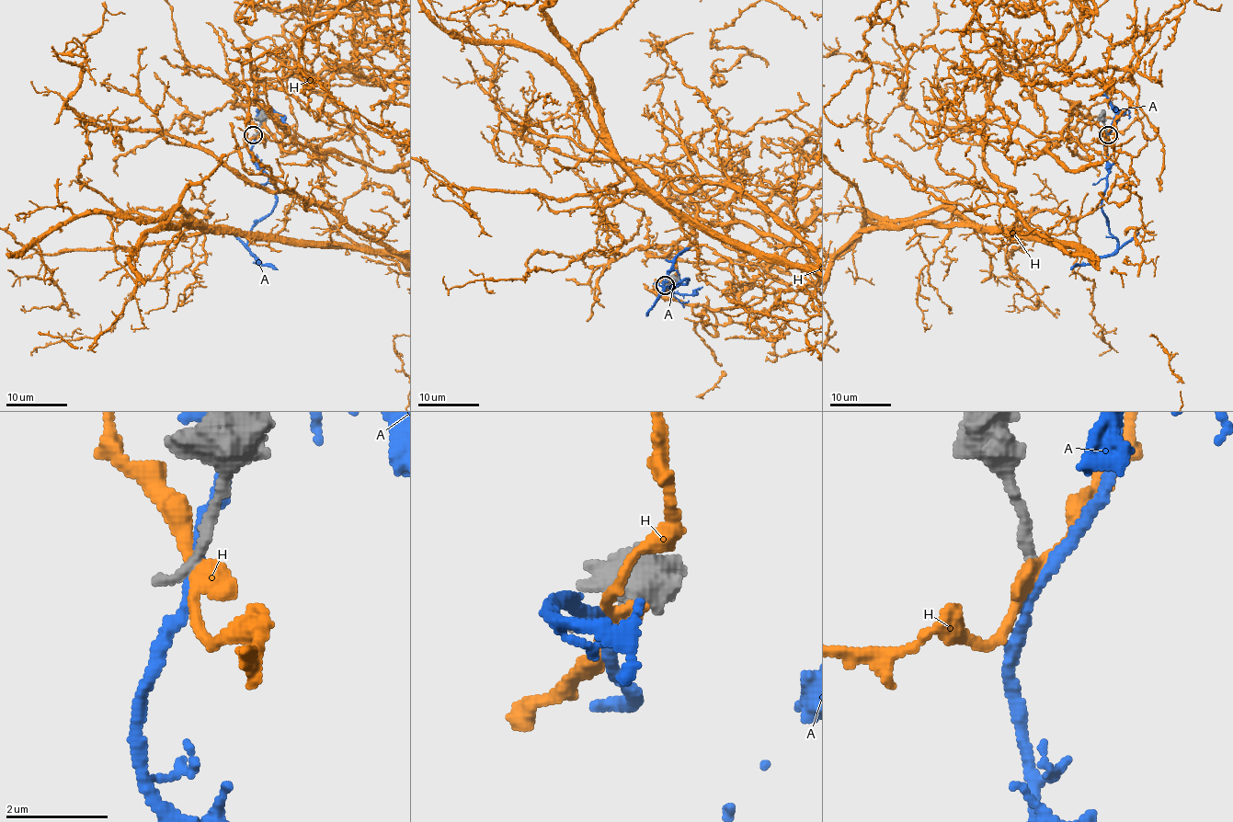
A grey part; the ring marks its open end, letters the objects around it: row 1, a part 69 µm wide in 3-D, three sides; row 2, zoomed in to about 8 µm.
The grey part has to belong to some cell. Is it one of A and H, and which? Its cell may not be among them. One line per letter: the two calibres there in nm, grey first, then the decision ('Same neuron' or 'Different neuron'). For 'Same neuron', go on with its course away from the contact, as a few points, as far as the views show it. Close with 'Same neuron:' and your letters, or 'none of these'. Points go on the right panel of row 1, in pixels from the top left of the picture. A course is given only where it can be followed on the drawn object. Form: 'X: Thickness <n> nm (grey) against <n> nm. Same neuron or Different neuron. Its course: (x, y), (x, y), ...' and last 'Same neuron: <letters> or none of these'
A: Thickness 240 nm (grey) against 240 nm. Different neuron
H: Thickness 280 nm (grey) against 280 nm. Different neuron
Same neuron: none of these

